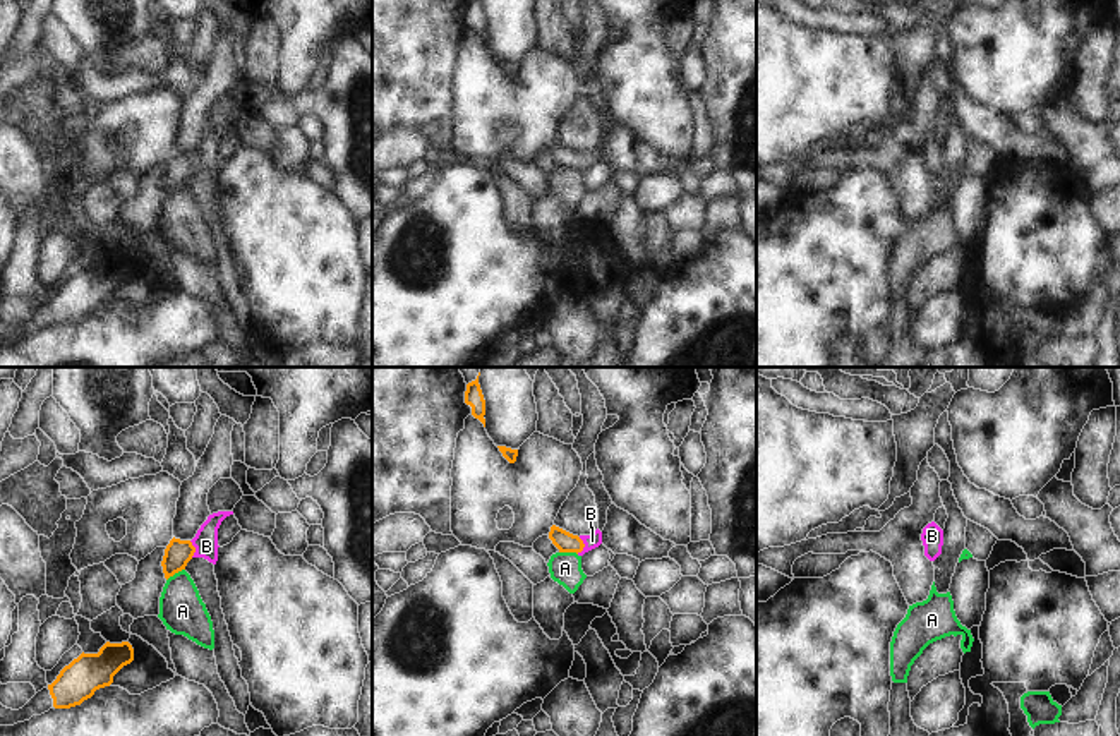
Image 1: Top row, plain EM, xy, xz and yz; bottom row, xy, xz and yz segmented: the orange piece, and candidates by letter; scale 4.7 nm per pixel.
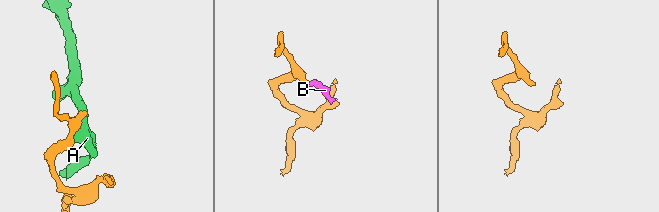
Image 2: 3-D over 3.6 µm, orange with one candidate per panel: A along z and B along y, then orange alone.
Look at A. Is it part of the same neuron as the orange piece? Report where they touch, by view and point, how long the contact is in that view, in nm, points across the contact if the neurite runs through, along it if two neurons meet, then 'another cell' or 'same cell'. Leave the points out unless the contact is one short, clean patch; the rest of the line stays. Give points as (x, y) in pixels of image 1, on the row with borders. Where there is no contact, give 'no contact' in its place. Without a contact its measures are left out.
xy (175, 572) | 110 nm | another cell

